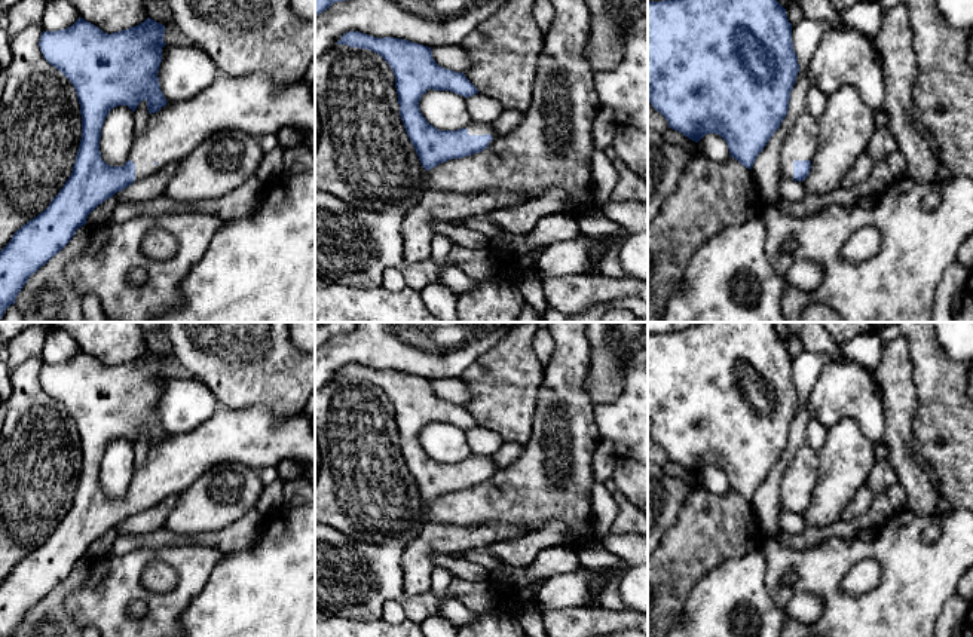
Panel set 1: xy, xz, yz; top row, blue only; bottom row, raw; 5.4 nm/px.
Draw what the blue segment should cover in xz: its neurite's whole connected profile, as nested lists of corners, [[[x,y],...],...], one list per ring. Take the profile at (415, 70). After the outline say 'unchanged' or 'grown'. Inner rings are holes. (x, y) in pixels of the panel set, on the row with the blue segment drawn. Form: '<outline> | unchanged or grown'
[[[358,31],[345,33],[337,45],[373,50],[389,64],[395,76],[401,120],[426,171],[450,159],[480,153],[501,137],[490,123],[471,122],[458,131],[440,131],[426,122],[419,101],[428,89],[450,91],[465,98],[478,94],[463,73],[440,67],[431,48]]] | grown

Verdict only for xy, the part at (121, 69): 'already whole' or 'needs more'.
needs more

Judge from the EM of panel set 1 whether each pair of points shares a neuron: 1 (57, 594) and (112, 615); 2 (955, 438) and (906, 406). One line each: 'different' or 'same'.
1: different
2: different

